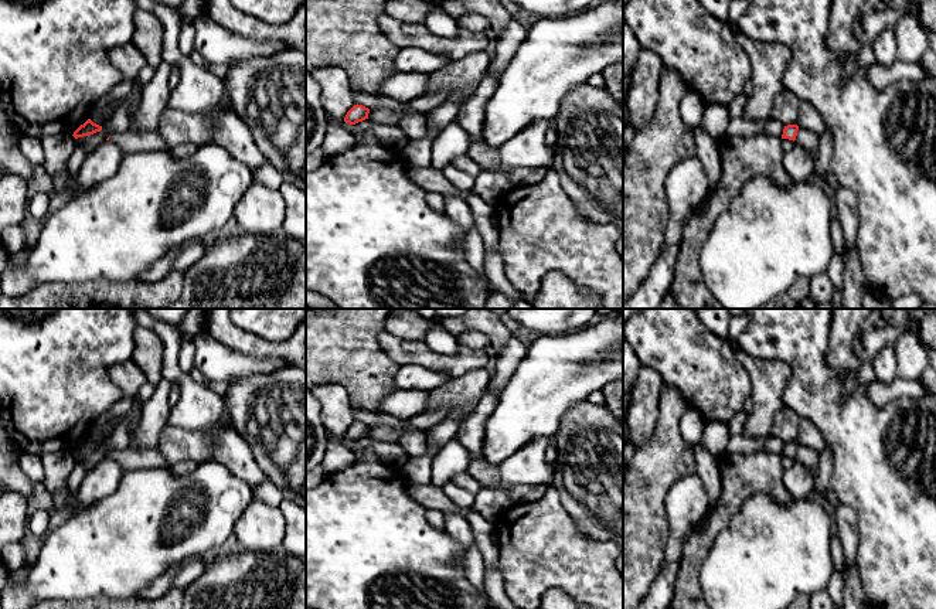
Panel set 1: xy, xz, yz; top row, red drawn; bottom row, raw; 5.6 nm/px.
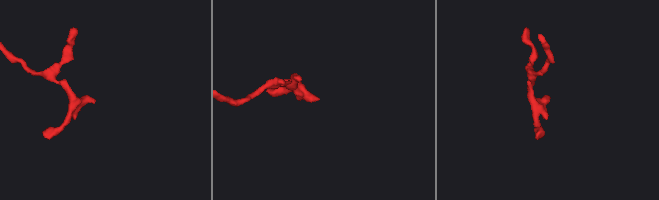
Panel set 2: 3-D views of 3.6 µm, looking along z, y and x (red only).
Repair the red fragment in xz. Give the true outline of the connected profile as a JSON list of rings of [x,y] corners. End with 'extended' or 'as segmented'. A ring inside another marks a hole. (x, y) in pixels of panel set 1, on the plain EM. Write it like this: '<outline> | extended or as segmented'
[[[354,422],[346,432],[344,439],[355,442],[368,436],[370,426],[363,422]]] | as segmented

